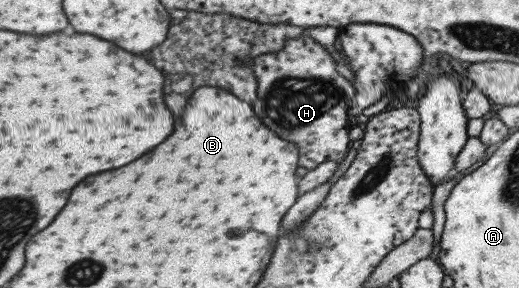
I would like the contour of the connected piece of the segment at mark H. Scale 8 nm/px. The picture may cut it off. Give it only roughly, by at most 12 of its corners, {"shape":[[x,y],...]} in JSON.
{"shape":[[304,36],[254,58],[264,126],[341,162],[354,85]]}

